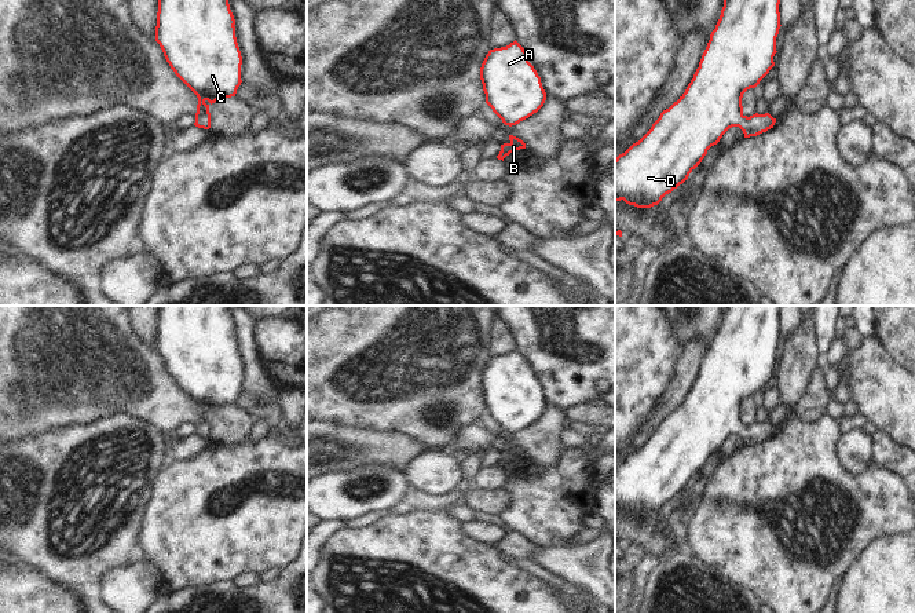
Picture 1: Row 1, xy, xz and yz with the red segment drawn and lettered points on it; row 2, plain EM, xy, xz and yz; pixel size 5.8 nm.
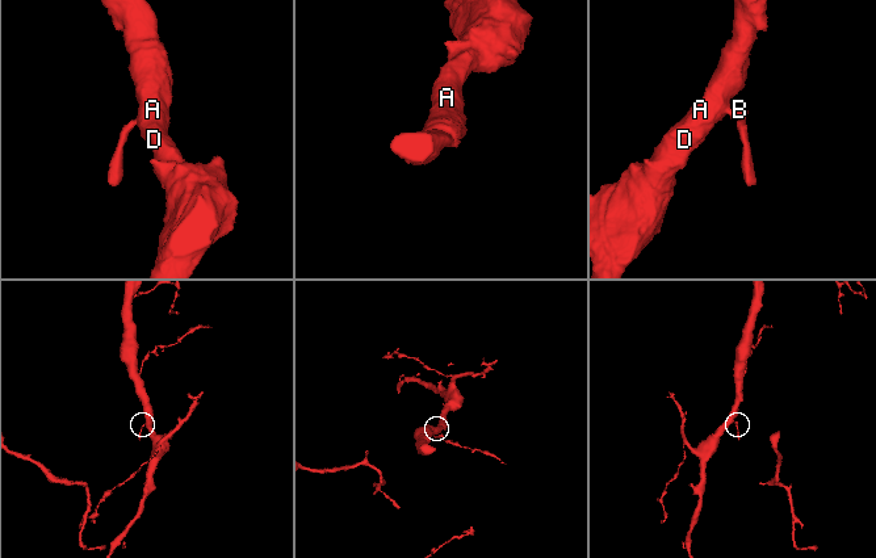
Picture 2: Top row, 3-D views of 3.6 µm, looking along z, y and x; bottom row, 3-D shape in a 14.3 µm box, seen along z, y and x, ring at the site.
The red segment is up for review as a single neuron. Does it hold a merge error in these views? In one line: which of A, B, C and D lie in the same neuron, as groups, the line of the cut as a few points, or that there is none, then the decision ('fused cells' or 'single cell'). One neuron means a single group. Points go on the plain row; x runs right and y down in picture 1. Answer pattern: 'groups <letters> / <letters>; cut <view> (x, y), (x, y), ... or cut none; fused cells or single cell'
groups A B C D; cut none; single cell

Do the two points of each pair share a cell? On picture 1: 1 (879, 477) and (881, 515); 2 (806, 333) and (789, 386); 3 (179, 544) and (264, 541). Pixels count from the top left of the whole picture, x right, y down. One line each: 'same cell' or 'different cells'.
1: same cell
2: same cell
3: same cell

